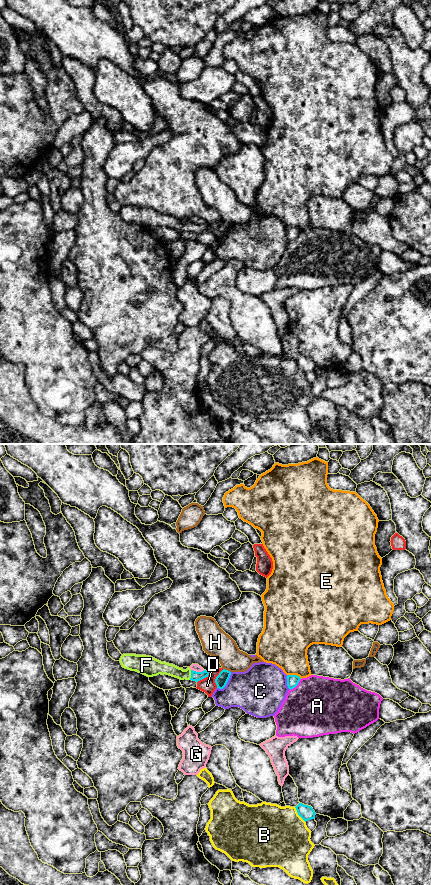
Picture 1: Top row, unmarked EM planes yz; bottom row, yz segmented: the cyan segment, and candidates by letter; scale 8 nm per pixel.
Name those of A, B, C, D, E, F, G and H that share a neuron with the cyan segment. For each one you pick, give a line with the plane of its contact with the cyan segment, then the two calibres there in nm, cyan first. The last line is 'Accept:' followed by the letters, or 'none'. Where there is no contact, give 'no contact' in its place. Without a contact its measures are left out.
F: contact in yz; calibres 80 and 100 nm
Accept: F

